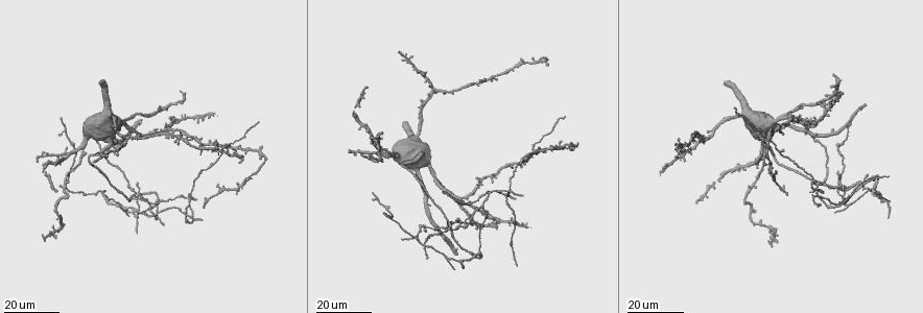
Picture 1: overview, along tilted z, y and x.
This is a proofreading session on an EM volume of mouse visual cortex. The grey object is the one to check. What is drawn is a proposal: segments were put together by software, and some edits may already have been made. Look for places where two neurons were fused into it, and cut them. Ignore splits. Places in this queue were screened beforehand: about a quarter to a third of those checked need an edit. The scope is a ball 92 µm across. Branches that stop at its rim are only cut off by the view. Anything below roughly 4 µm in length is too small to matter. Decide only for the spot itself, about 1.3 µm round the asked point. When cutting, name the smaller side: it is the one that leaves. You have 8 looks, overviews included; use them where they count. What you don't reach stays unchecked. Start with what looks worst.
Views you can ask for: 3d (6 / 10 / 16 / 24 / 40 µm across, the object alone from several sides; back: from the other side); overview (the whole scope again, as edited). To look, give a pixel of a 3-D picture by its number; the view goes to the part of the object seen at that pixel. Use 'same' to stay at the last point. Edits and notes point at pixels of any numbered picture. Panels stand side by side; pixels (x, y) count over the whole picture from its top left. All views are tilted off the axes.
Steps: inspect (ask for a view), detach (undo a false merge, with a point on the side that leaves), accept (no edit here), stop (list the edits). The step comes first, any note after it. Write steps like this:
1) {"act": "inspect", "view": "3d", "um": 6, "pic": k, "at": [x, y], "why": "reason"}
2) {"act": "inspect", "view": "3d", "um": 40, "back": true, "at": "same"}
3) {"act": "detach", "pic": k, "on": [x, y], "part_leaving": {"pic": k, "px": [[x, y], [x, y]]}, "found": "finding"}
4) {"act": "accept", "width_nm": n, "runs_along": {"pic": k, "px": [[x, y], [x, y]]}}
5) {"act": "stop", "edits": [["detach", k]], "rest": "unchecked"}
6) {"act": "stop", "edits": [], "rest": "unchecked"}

{"act": "inspect", "view": "3d", "um": 16, "pic": 1, "at": [816, 182], "why": "four-way junction"}

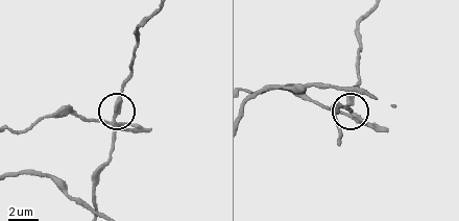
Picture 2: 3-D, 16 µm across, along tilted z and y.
{"act": "inspect", "view": "3d", "um": 6, "pic": 2, "at": [109, 123]}

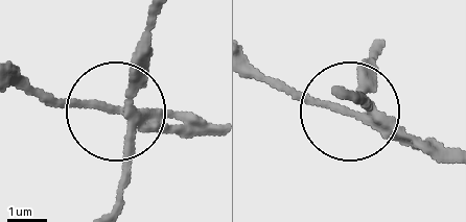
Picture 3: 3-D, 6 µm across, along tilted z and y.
{"act": "detach", "pic": 3, "on": [190, 122], "side_arm_um": 29, "part_leaving": {"pic": 3, "px": [[133, 118], [67, 108], [19, 87]]}, "found": "two neurons meet here"}

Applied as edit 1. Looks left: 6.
{"act": "inspect", "view": "3d", "um": 16, "pic": 1, "at": [101, 194]}

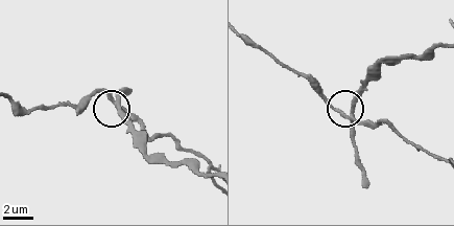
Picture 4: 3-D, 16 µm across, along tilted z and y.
{"act": "inspect", "view": "3d", "um": 10, "pic": 4, "at": [351, 115]}

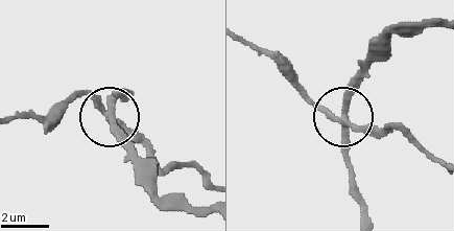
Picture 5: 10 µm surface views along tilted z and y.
{"act": "detach", "pic": 5, "on": [120, 132], "side_arm_um": 40, "part_leaving": {"pic": 5, "px": [[114, 117], [118, 142], [148, 186], [204, 209]]}, "found": "a second neuron is stuck on"}

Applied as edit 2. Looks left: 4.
{"act": "inspect", "view": "overview", "why": "see it whole again"}

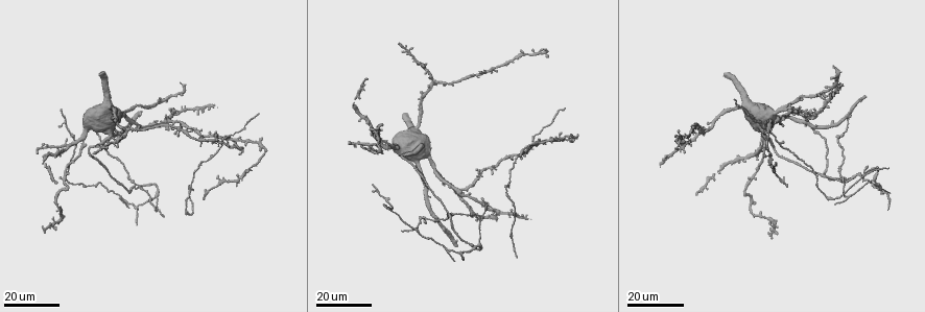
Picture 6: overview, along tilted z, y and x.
{"act": "inspect", "view": "3d", "um": 24, "pic": 6, "at": [850, 195], "why": "three-way junction"}

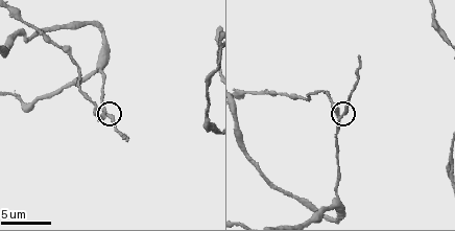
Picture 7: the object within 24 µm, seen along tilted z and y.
{"act": "inspect", "view": "3d", "um": 6, "pic": 7, "at": [340, 115]}

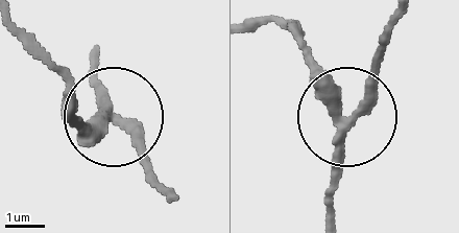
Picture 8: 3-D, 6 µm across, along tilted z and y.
{"act": "detach", "pic": 8, "on": [133, 140], "arms": 3, "part_leaving": {"pic": 8, "px": [[111, 115], [162, 187]]}, "found": "a second neuron is stuck on"}

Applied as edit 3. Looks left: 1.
{"act": "stop", "edits": [["detach", 3], ["detach", 5], ["detach", 8]], "rest": "unchecked"}

